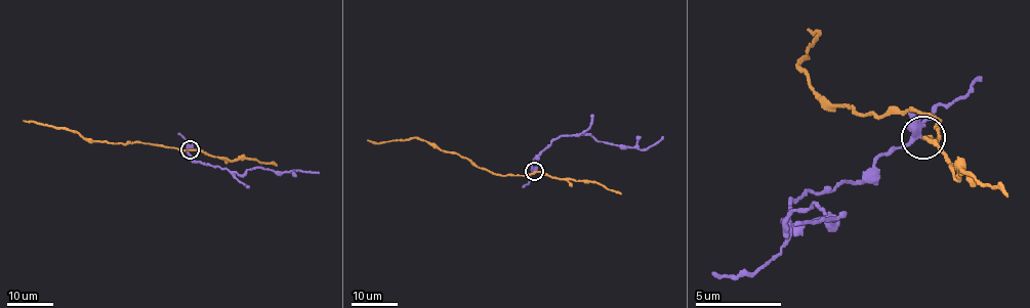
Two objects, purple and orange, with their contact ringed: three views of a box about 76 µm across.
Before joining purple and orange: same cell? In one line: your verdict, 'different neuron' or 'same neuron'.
different neuron

